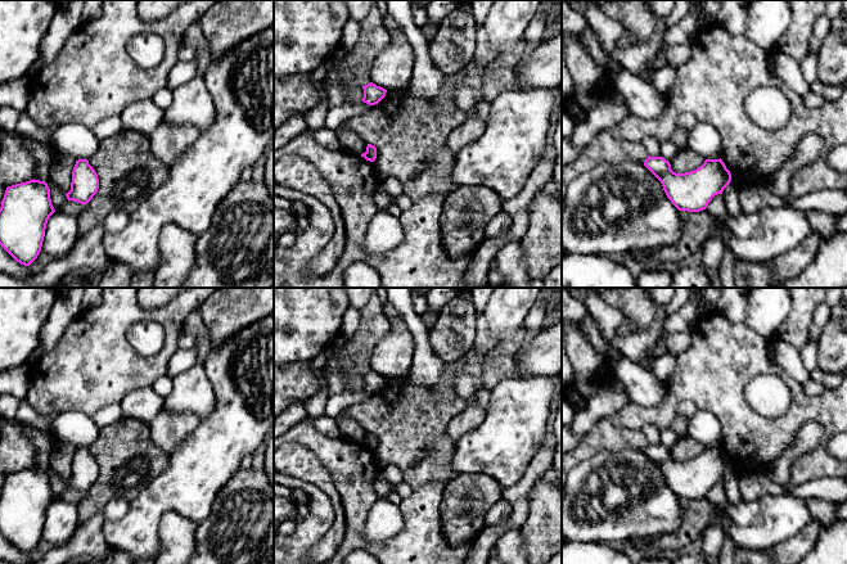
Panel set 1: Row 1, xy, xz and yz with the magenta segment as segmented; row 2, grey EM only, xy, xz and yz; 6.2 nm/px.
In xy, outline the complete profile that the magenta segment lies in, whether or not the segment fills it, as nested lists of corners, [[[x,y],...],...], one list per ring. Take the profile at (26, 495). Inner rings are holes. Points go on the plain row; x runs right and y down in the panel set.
[[[30,468],[8,474],[0,495],[0,533],[21,552],[30,554],[40,542],[48,507],[55,500],[45,469]]]

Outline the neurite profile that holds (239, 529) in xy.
[[[239,469],[218,491],[210,515],[195,529],[194,554],[188,564],[274,564],[274,487],[263,470]]]

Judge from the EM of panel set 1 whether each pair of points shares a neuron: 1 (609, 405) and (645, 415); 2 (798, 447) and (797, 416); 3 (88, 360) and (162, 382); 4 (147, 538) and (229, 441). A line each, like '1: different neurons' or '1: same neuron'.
1: different neurons
2: different neurons
3: different neurons
4: same neuron

